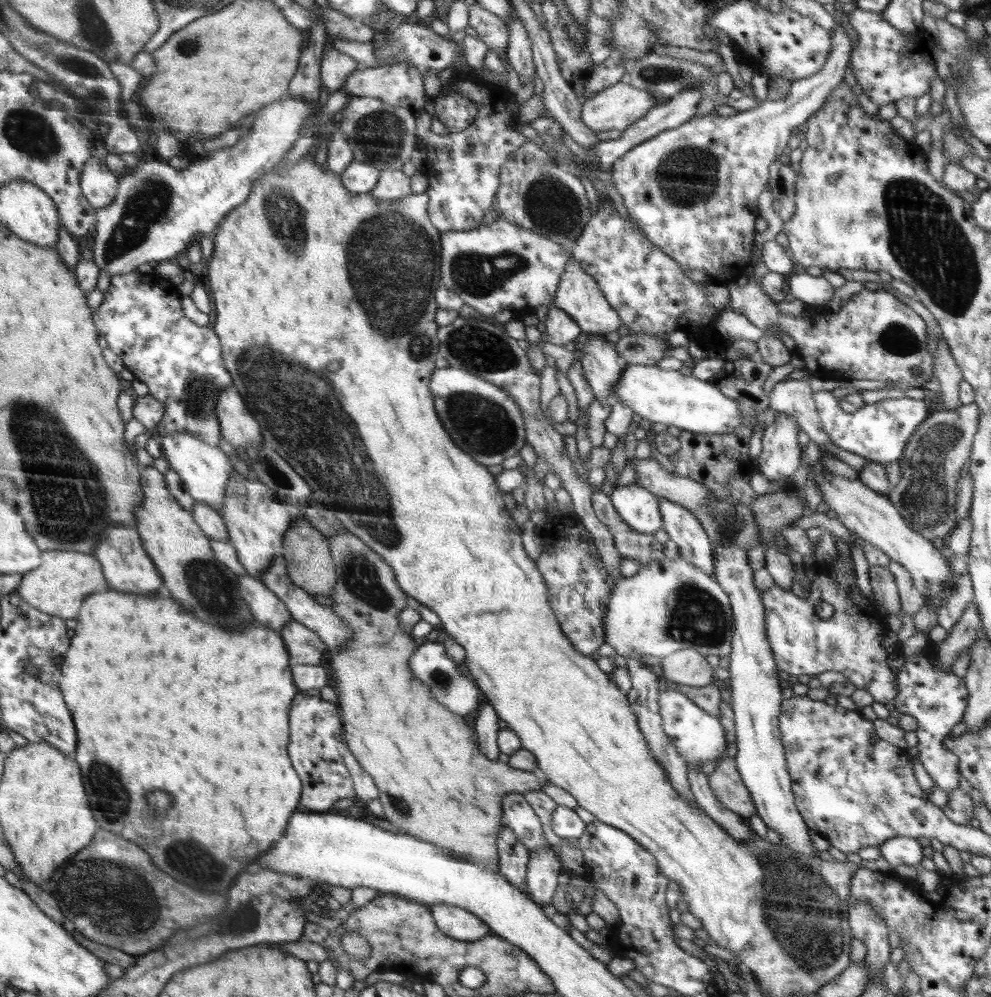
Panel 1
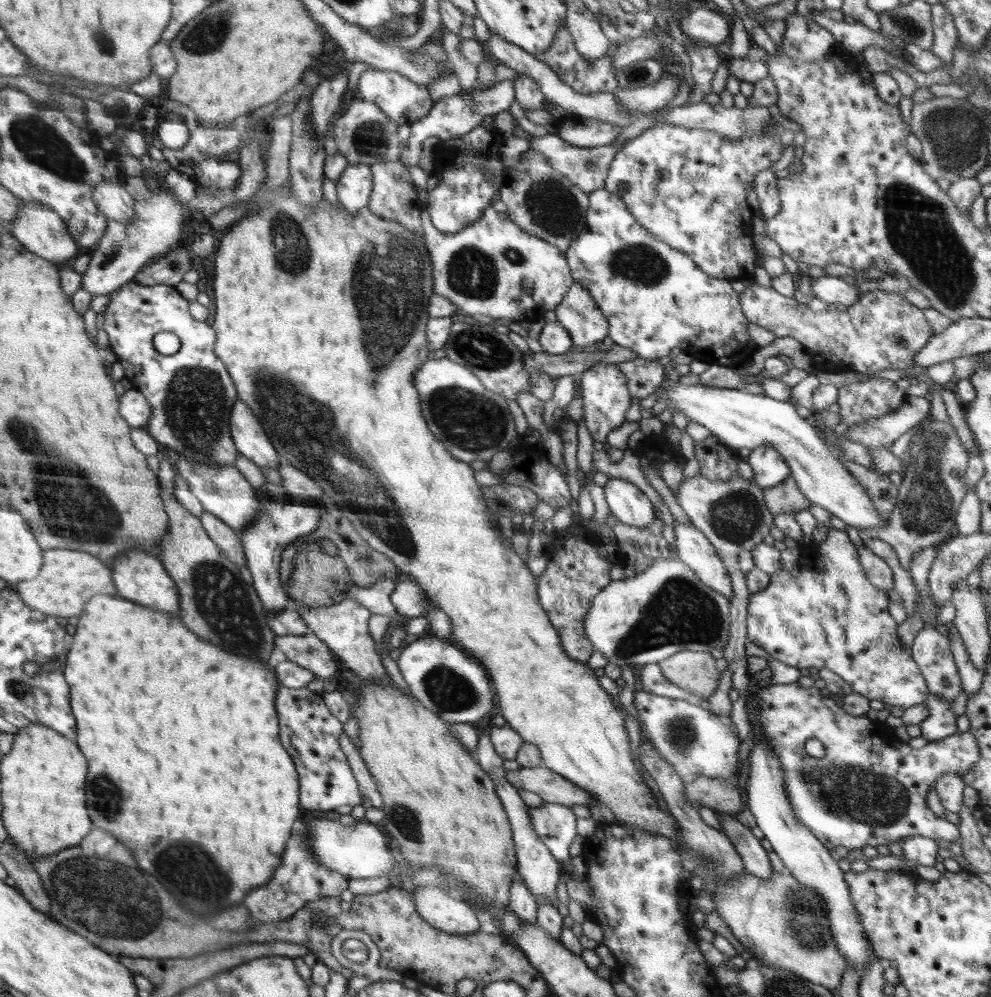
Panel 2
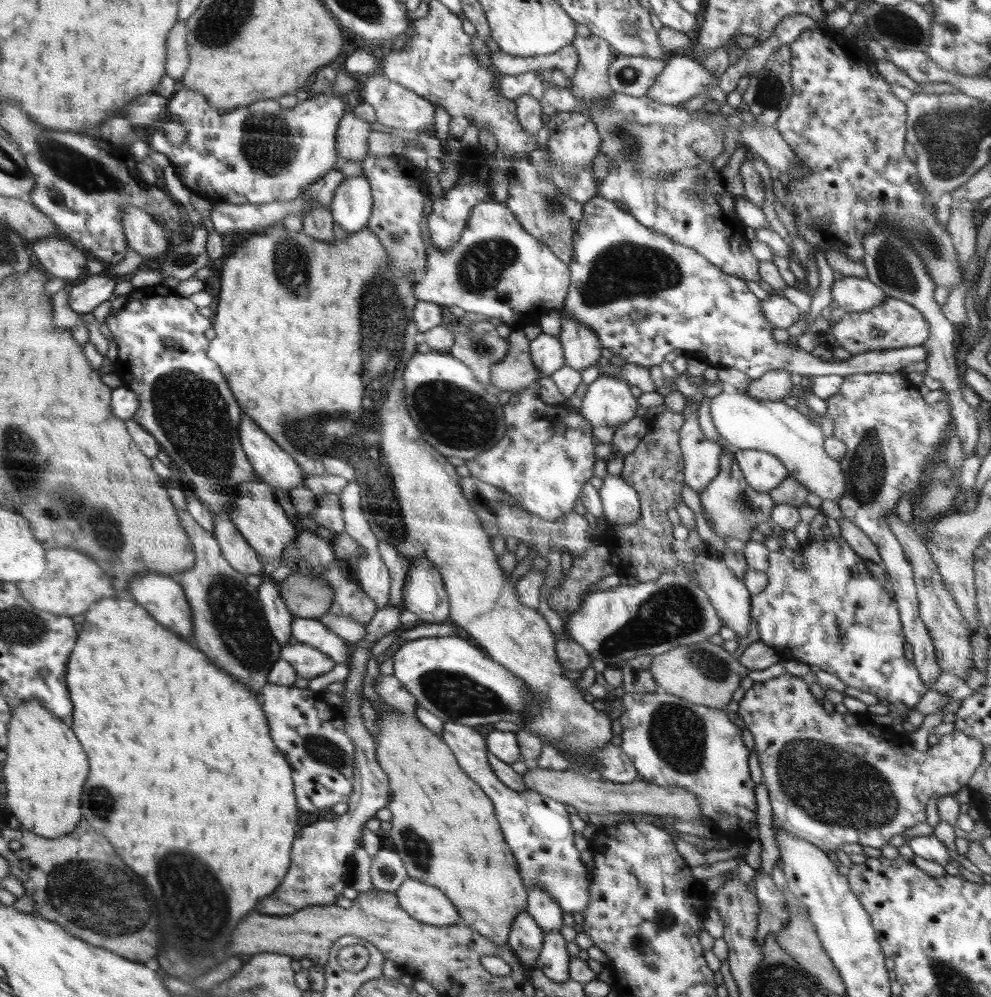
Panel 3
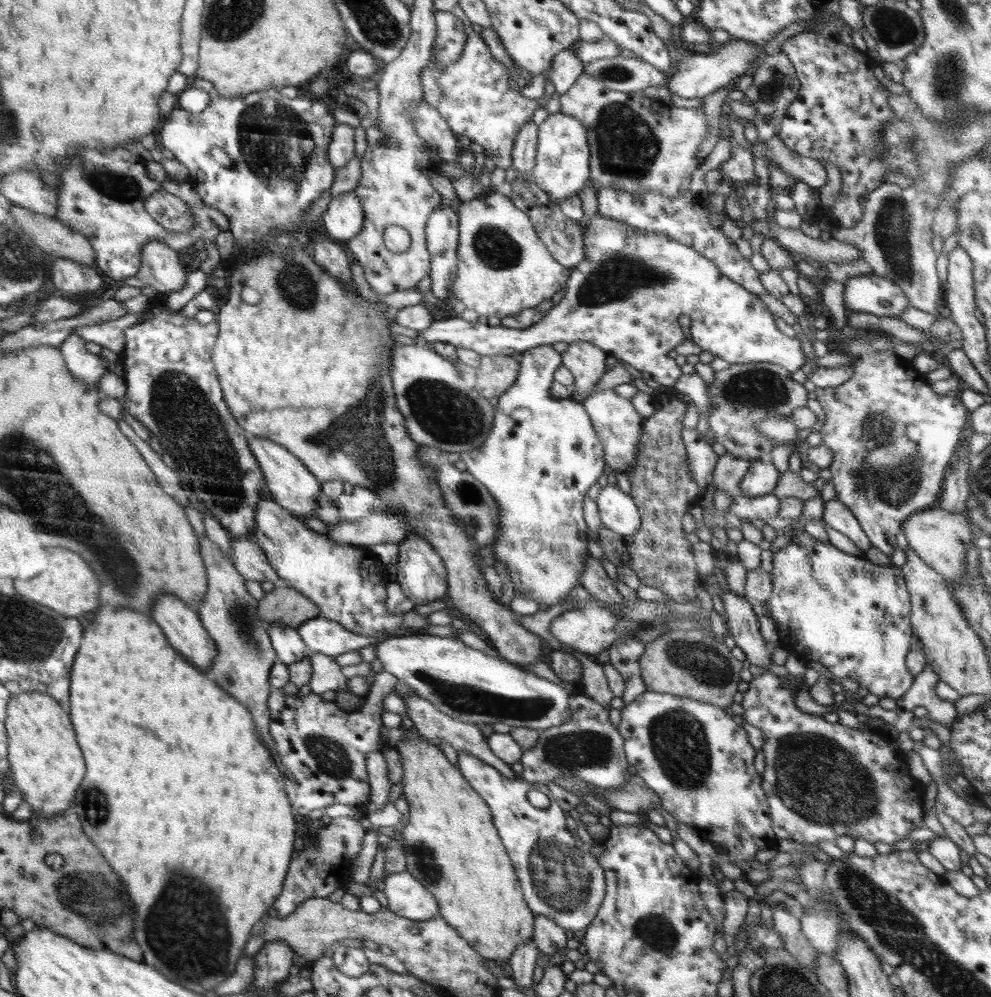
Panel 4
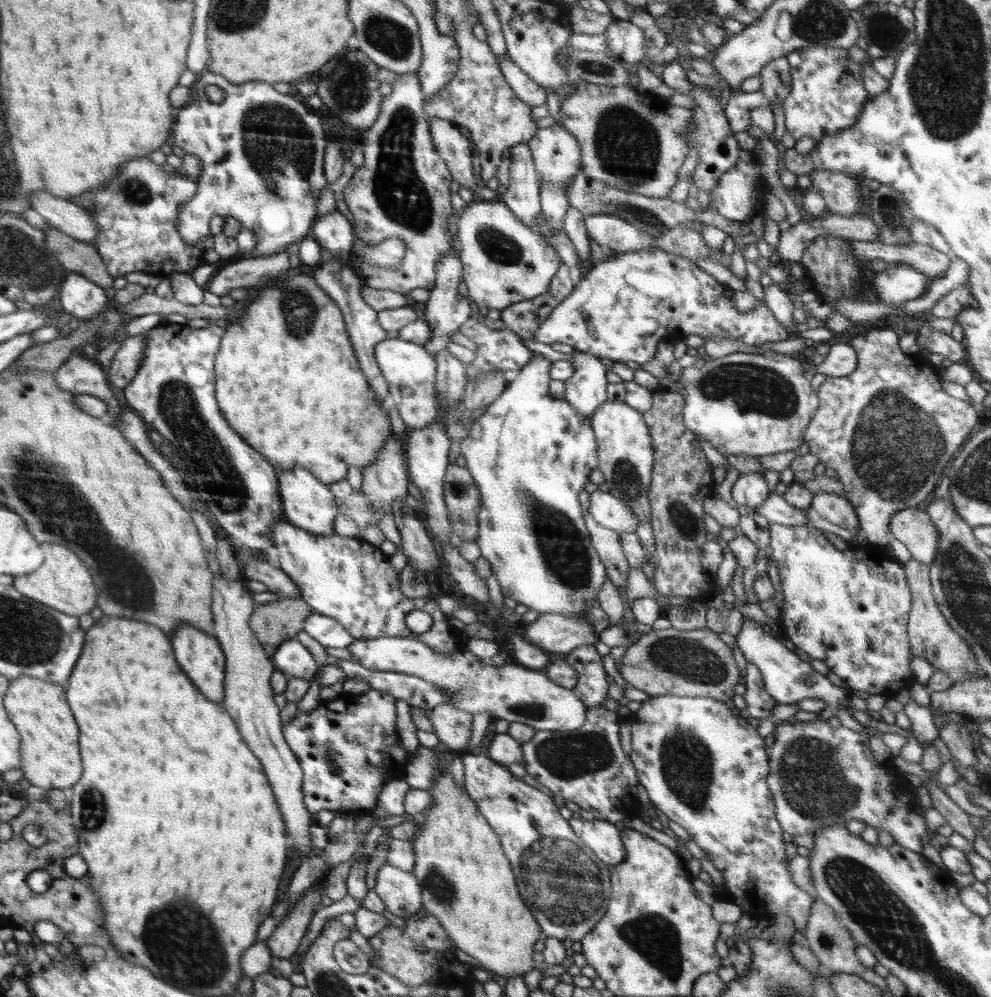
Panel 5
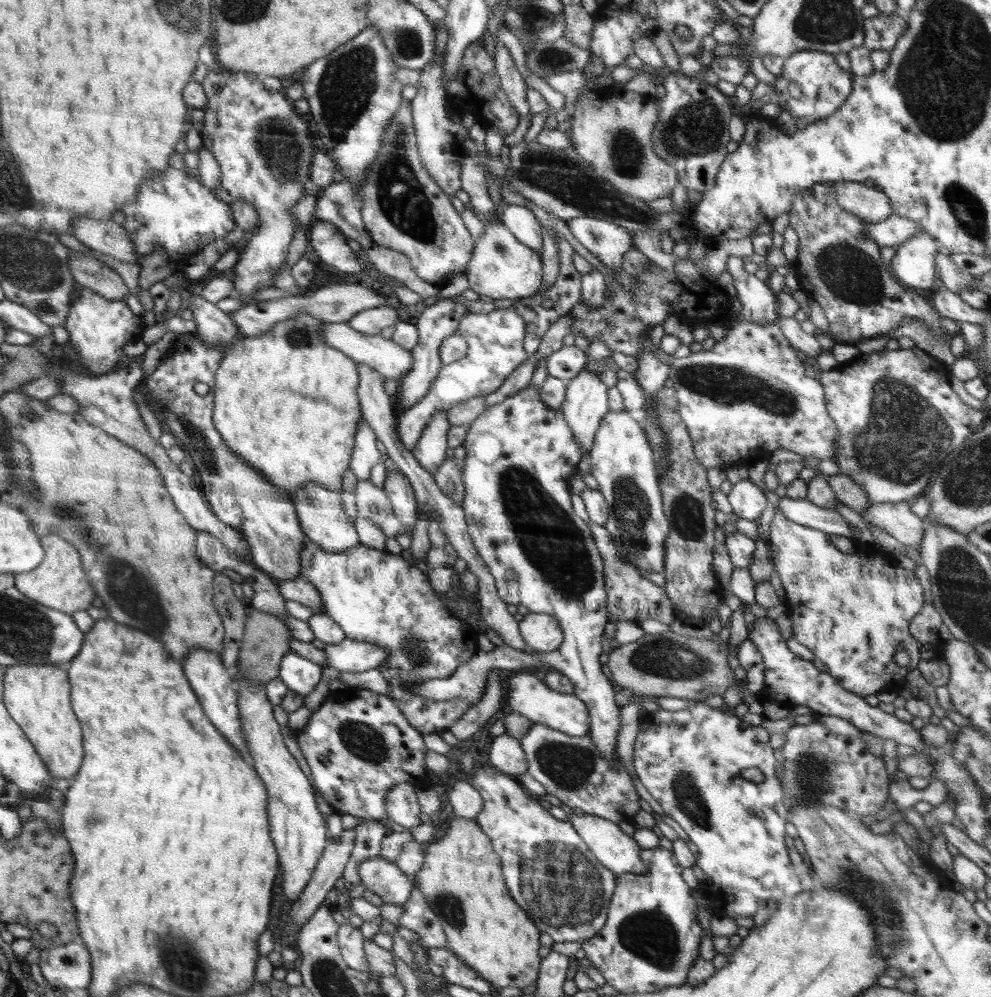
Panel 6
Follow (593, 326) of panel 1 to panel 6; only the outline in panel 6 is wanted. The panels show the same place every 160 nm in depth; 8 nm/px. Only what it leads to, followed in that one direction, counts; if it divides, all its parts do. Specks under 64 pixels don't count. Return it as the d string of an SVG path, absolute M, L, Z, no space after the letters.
M584 368L568 382L560 410L580 445L580 453L587 456L600 422L609 412L608 387L598 374Z

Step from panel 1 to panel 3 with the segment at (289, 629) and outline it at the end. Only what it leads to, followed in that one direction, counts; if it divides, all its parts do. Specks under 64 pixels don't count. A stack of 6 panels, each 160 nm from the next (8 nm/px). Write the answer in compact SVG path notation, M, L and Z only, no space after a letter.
M295 639L282 646L280 654L294 667L297 676L309 680L330 672L336 666L327 654L322 654L317 648Z

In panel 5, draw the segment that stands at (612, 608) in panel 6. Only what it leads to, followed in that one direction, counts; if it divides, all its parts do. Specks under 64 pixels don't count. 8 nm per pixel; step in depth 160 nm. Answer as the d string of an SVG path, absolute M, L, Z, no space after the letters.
M589 512L584 514L583 518L589 533L590 543L597 550L608 578L617 589L626 589L631 566L626 560L622 546L620 546L618 533L598 524Z

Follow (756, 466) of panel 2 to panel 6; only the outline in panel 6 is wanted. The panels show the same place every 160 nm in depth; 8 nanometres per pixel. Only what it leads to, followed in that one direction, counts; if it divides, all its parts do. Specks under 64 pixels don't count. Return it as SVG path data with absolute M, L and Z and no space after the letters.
M748 478L733 484L727 499L736 516L750 521L760 517L767 502L763 489Z

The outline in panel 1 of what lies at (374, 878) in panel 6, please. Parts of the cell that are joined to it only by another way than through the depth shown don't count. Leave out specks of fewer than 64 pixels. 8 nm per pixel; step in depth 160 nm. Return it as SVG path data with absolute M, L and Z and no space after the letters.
M431 904L431 913L436 927L454 940L476 941L491 935L491 929L485 922L465 908L450 904Z

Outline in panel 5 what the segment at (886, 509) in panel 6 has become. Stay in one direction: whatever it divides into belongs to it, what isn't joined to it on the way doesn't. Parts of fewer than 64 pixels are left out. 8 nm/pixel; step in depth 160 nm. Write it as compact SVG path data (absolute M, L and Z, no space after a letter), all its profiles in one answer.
M924 507L896 512L890 520L890 536L910 550L912 559L927 565L938 552L938 529Z

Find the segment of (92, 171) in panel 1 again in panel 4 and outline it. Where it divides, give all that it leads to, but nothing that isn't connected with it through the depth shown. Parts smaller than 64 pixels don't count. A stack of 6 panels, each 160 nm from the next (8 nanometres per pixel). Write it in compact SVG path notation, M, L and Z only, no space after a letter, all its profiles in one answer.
M151 240L142 252L142 266L138 274L123 279L124 286L142 288L152 286L159 293L180 290L186 282L185 267L180 265L173 248L163 242Z

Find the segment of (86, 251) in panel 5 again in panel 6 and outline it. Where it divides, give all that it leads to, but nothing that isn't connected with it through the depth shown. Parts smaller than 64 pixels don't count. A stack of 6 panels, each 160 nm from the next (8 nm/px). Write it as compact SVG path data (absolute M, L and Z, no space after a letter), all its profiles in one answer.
M73 250L71 273L82 287L90 288L100 296L110 300L122 300L129 295L128 287L122 278L108 264L96 259L90 253Z

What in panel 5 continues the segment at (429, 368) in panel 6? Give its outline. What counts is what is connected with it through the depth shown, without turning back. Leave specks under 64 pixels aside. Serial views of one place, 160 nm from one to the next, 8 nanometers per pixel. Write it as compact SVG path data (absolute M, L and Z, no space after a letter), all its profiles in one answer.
M445 254L437 258L436 280L434 288L430 291L429 299L425 302L425 311L421 313L421 317L425 319L431 328L431 337L423 344L430 354L437 354L439 350L447 348L449 336L469 319L473 313L470 311L472 304L458 291L460 282L463 281L462 263L458 260L457 255Z

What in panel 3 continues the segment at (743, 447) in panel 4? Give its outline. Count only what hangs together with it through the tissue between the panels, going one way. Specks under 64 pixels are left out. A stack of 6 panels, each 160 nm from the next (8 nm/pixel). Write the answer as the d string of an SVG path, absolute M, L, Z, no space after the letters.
M781 368L768 370L743 392L758 401L783 402L793 389L791 373Z

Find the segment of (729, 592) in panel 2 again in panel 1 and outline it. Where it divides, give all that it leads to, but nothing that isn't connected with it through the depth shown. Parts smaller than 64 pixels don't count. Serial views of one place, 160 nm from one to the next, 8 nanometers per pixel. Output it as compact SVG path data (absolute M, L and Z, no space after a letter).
M659 497L663 530L678 545L679 556L714 578L713 547L698 518L687 508Z

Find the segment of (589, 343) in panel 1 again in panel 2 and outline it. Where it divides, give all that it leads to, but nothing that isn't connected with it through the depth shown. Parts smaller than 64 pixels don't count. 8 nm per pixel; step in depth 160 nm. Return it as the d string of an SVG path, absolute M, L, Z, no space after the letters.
M596 364L580 374L584 423L594 441L606 442L610 432L618 430L625 422L631 406L627 378L616 364Z

